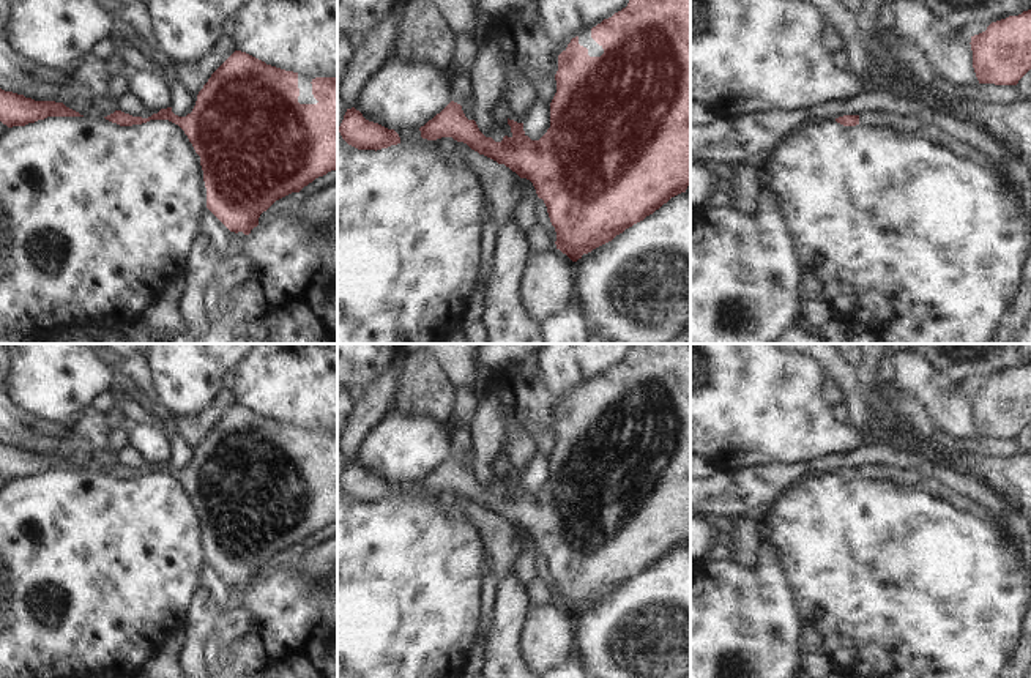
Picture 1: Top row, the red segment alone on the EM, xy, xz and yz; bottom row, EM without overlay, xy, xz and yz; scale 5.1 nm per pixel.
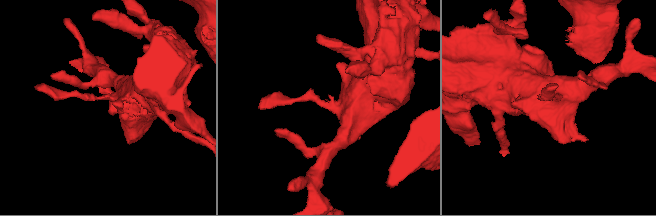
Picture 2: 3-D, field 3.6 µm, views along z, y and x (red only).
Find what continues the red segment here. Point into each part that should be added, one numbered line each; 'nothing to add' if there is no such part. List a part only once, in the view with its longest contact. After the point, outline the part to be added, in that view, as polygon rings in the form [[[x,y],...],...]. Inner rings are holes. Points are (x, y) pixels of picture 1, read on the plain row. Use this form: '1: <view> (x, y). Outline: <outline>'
nothing to add.

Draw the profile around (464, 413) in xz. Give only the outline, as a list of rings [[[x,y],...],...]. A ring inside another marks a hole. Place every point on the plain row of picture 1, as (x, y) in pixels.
[[[459,386],[456,389],[456,408],[451,419],[445,423],[449,434],[456,434],[460,427],[471,427],[478,408],[478,396],[475,391]]]

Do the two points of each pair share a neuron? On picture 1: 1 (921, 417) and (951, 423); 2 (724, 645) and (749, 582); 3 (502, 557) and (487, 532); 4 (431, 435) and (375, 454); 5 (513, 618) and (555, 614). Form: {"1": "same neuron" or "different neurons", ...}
{"1": "different neurons", "2": "same neuron", "3": "same neuron", "4": "same neuron", "5": "different neurons"}

